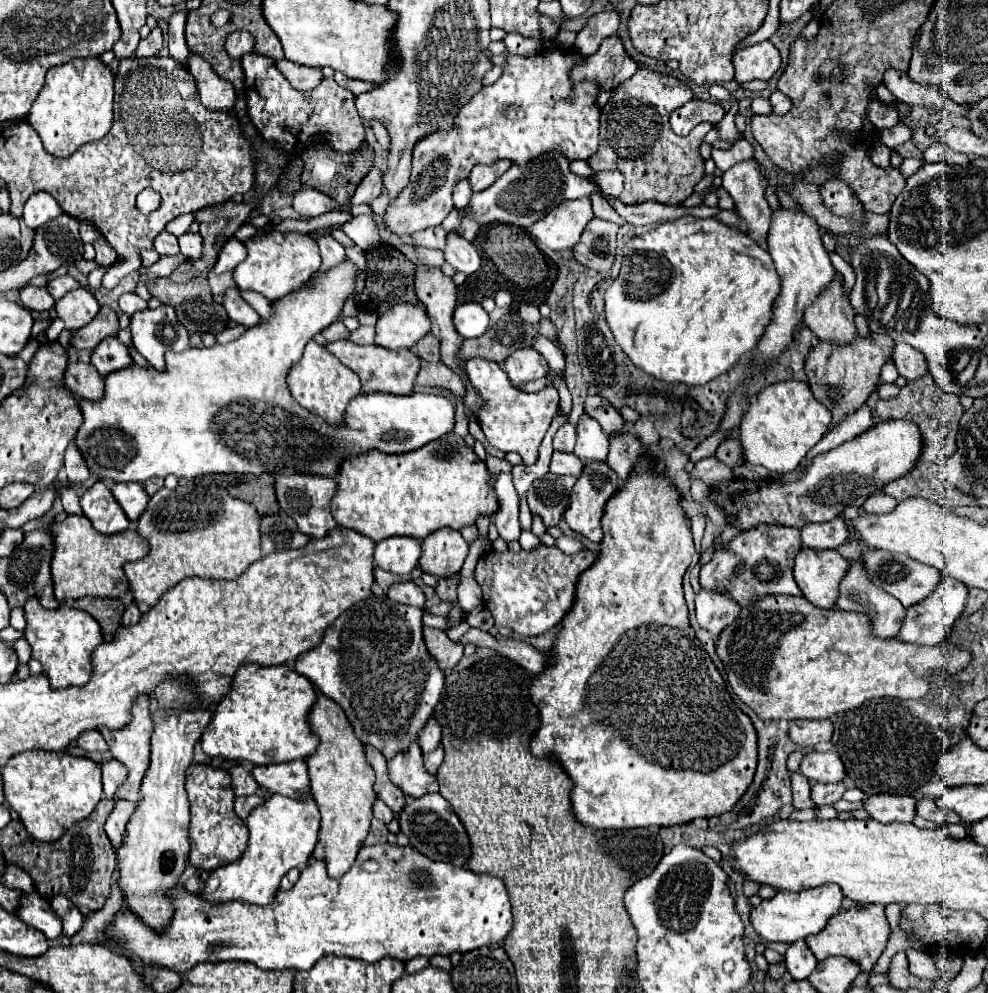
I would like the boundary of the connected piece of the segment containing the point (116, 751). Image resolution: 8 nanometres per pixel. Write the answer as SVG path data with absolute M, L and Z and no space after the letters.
M140 695L140 697L134 701L132 709L130 709L130 721L128 721L128 725L124 725L124 727L118 729L118 731L110 731L110 729L106 729L106 727L100 727L100 729L98 729L98 731L102 733L102 737L106 739L106 743L108 743L112 757L114 757L116 761L120 761L120 763L128 769L126 781L120 785L120 789L118 789L116 795L114 795L116 801L122 801L122 799L132 801L132 803L138 803L138 801L140 801L140 785L142 785L144 773L146 773L148 763L150 763L152 719L150 719L150 709L148 709L148 705L150 705L148 695Z

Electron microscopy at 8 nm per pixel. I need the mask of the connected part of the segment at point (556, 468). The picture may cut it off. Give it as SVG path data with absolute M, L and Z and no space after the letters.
M554 451L552 461L550 461L550 473L554 475L570 475L570 477L580 477L584 469L584 463L574 455L574 453L558 453Z

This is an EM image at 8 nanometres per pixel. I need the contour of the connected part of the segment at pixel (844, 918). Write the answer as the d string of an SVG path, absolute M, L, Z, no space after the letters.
M870 905L868 909L854 909L854 911L842 911L838 917L832 917L822 929L822 933L806 937L808 947L812 949L814 957L820 962L830 957L830 955L842 955L852 959L854 963L860 965L860 973L872 973L876 961L886 949L890 937L890 925L884 915L882 905Z

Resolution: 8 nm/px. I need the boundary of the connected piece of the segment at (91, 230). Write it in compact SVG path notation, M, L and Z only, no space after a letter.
M81 221L79 233L82 241L87 243L93 243L98 237L100 237L100 233L96 231L96 228L92 223L88 221Z

